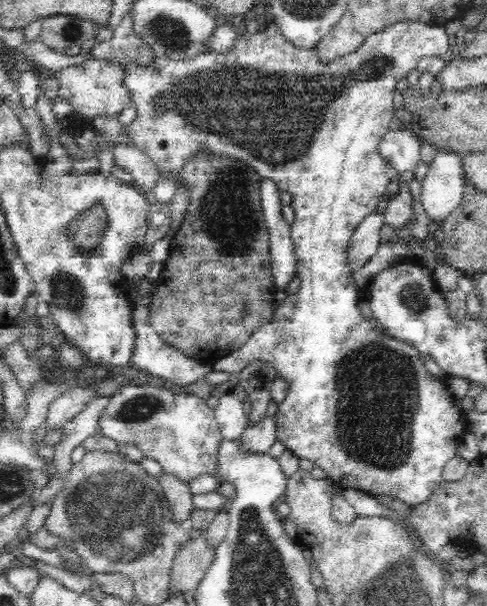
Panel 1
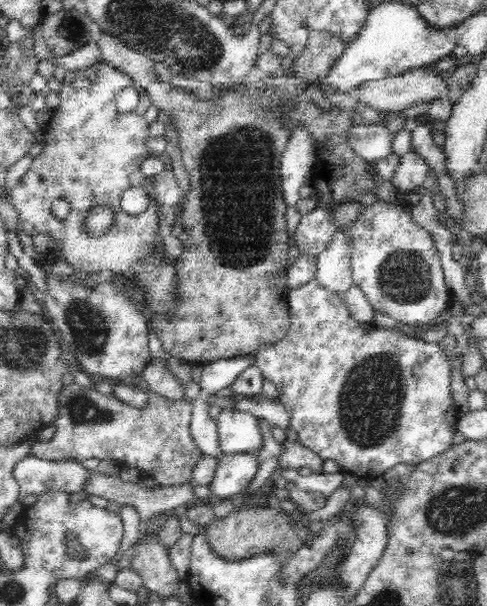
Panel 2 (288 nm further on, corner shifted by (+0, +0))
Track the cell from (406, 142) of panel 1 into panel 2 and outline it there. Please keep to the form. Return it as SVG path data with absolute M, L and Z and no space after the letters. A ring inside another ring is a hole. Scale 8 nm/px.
M364 124L352 126L348 132L348 144L368 164L376 164L392 152L394 134L388 132L386 124Z

